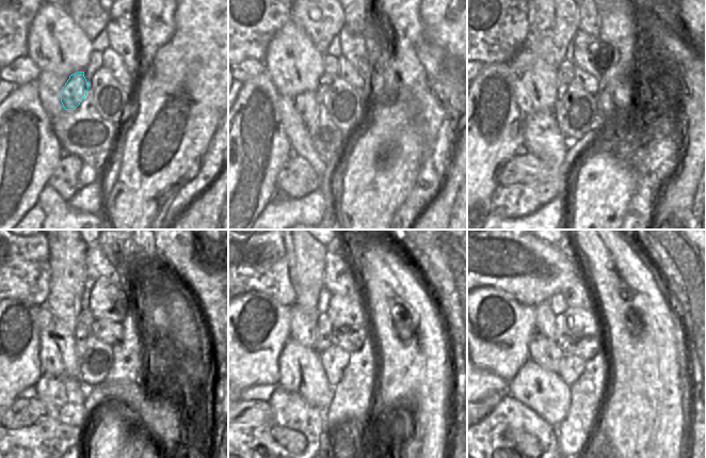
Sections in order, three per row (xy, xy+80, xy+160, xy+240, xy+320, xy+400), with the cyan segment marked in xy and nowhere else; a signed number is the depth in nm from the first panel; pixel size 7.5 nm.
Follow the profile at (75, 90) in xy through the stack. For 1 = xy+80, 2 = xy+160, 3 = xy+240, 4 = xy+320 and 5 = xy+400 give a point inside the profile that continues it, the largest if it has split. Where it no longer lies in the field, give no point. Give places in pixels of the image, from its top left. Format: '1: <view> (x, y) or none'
1: xy+80 (306, 104)
2: xy+160 (542, 138)
3: xy+240 (41, 446)
4: xy+320 (283, 446)
5: xy+400 (512, 446)

